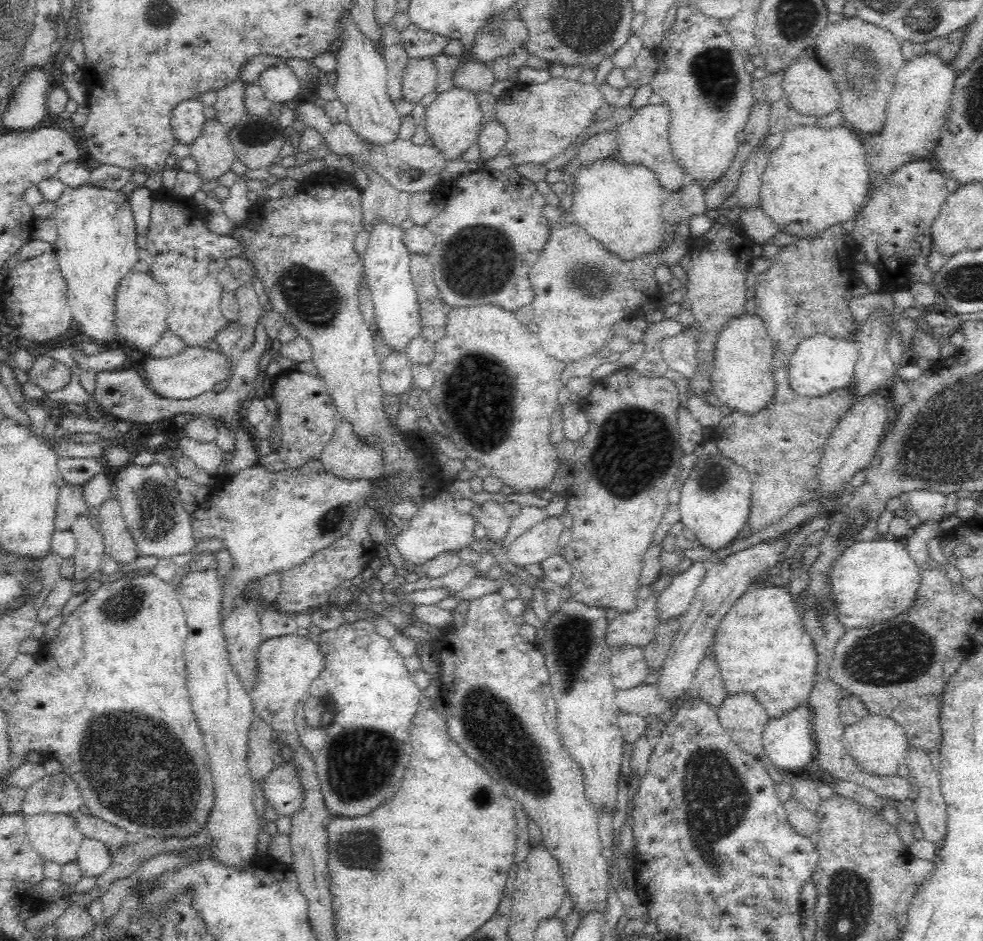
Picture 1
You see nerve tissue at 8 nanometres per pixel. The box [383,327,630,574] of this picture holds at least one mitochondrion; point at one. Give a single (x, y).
(479, 394)

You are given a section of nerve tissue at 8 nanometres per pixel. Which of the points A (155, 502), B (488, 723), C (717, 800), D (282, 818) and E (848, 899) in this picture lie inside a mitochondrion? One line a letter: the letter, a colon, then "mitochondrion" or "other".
A: mitochondrion
B: mitochondrion
C: mitochondrion
D: other
E: mitochondrion

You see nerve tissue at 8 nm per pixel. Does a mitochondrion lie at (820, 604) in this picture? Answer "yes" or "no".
yes

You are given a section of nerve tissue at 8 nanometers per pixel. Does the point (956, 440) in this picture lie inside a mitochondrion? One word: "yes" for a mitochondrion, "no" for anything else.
yes

